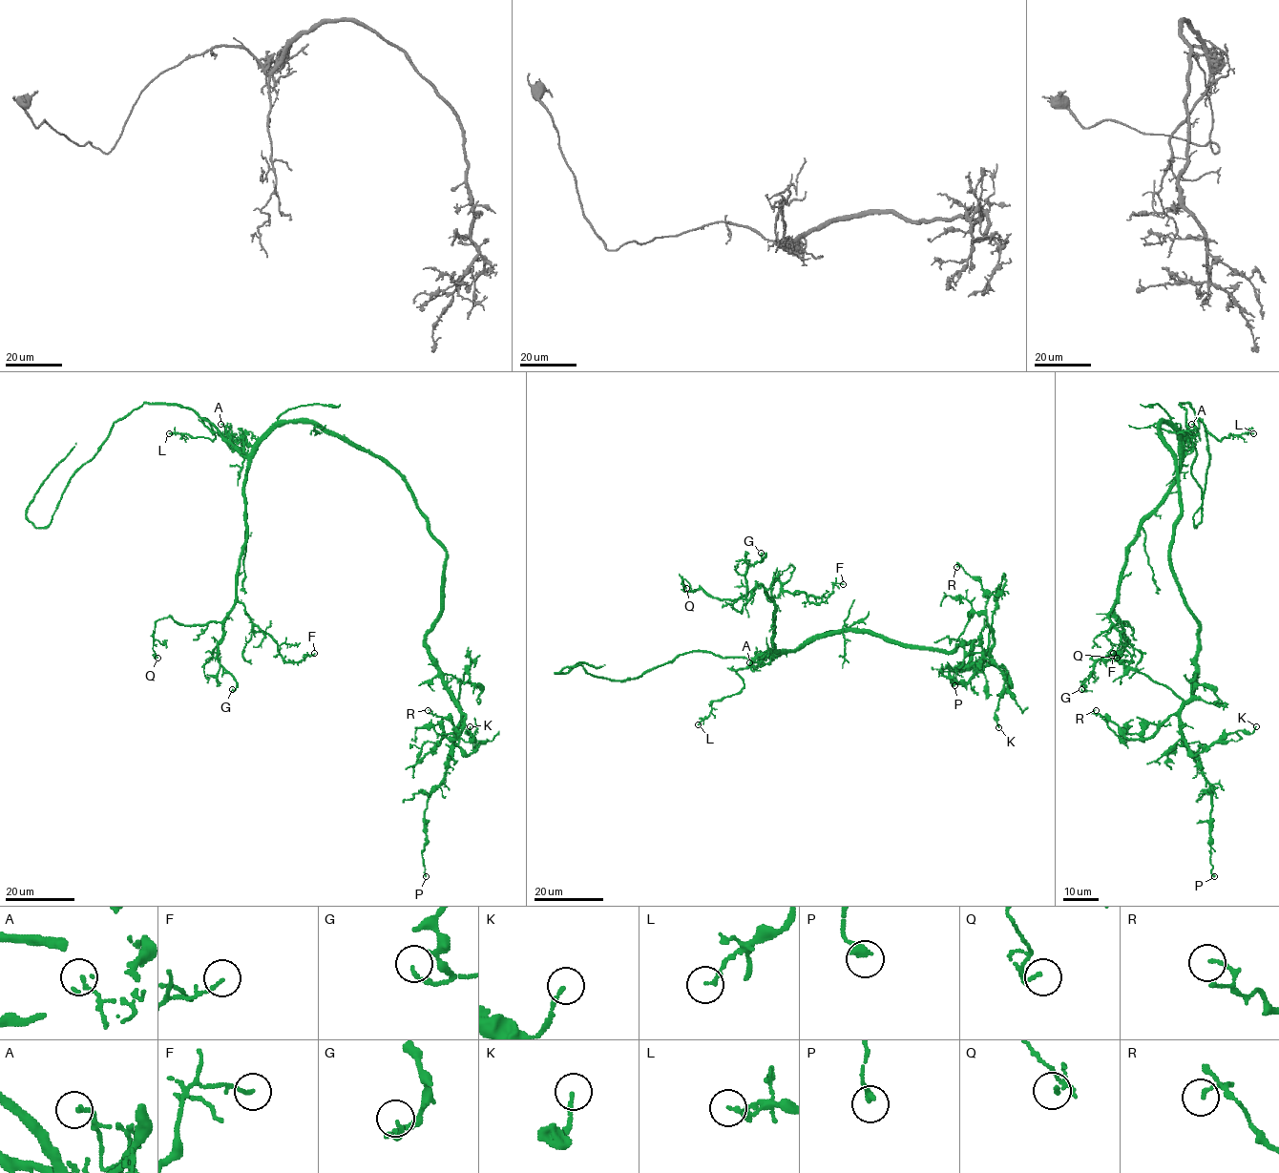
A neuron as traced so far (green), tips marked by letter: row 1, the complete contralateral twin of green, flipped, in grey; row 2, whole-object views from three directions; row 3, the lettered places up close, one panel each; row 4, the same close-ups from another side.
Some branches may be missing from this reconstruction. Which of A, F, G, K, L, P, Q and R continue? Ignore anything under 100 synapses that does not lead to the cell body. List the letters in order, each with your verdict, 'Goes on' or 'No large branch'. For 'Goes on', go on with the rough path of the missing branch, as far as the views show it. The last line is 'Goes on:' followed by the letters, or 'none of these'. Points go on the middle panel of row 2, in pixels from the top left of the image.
A: No large branch
F: No large branch
G: No large branch
K: No large branch
L: No large branch
P: No large branch
Q: No large branch
R: No large branch
Goes on: none of these

